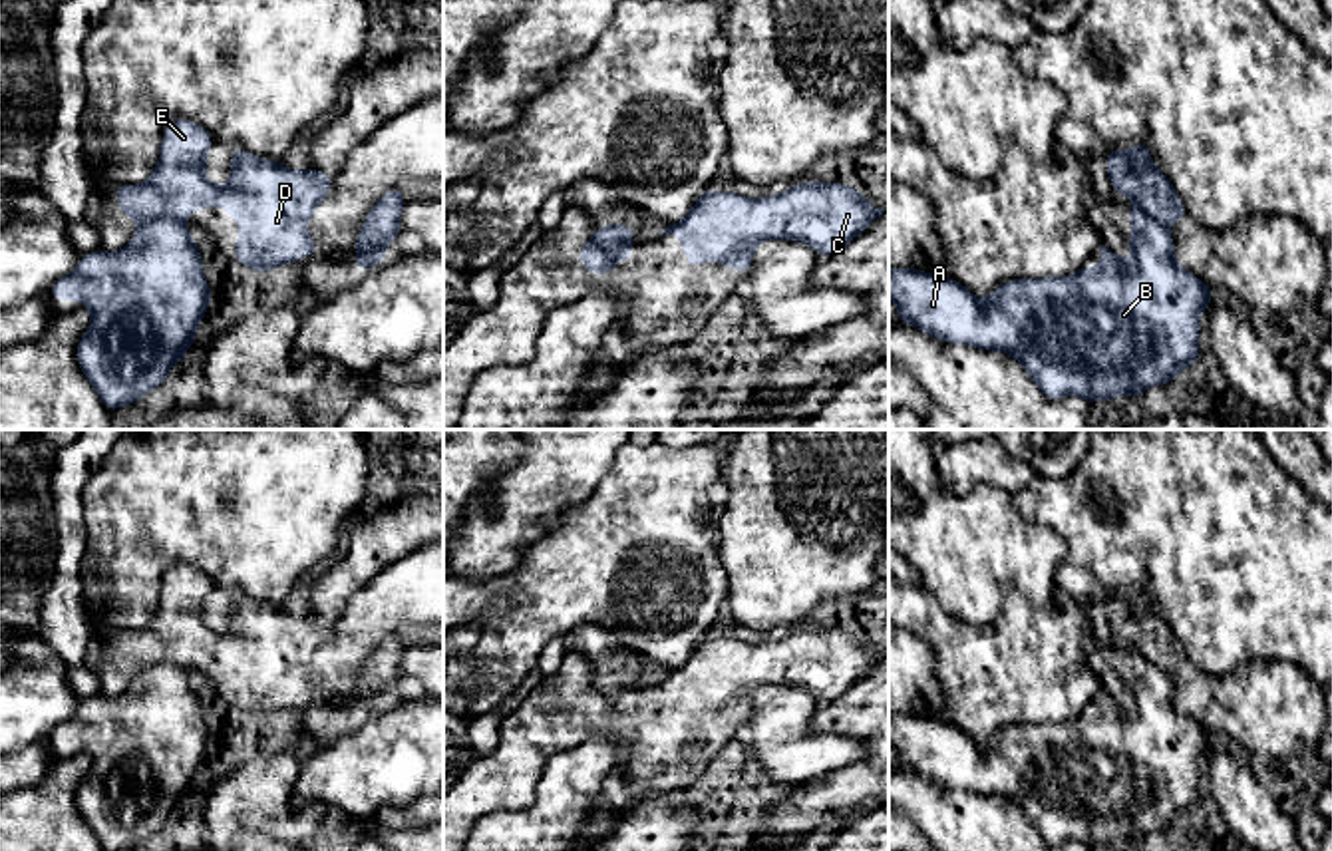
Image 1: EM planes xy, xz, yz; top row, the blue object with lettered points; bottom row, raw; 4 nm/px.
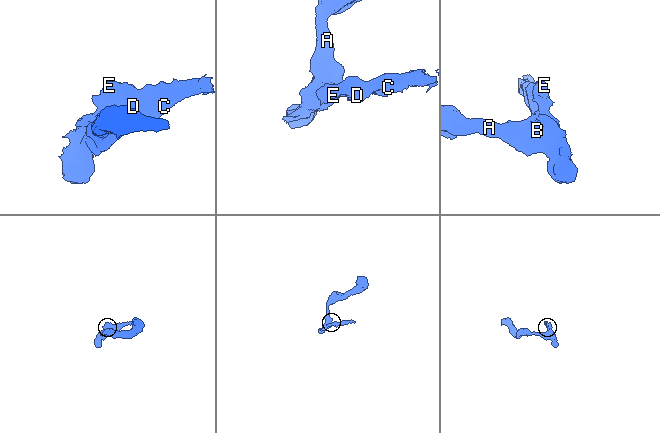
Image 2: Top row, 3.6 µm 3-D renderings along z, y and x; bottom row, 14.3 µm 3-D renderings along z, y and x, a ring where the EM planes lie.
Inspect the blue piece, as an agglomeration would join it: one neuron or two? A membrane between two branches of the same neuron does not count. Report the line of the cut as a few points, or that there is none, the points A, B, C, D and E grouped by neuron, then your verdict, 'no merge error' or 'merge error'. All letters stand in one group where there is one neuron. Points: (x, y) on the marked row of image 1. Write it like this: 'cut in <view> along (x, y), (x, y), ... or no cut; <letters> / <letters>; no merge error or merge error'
cut in xy along (183, 223), (154, 219), (140, 227); A B / C D E; merge error

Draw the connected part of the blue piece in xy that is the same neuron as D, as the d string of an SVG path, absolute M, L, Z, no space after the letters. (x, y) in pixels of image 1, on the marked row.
M183 117L163 129L159 161L141 185L117 185L115 203L143 227L157 219L187 223L193 211L217 205L239 221L235 260L256 274L318 253L306 227L330 193L332 177L308 167L292 171L235 147L231 179L213 185L205 177L213 135Z

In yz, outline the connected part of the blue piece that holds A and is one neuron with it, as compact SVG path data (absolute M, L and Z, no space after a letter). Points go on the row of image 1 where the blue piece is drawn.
M1129 209L1127 215L1131 221L1129 260L1099 245L1099 266L1085 266L1070 276L1014 278L984 300L944 274L891 266L889 298L895 302L901 322L913 324L942 342L1014 356L1048 400L1062 400L1070 394L1089 404L1119 396L1139 400L1147 388L1177 380L1183 368L1191 368L1199 360L1199 314L1209 308L1215 292L1175 262L1175 243L1165 227L1139 209Z

